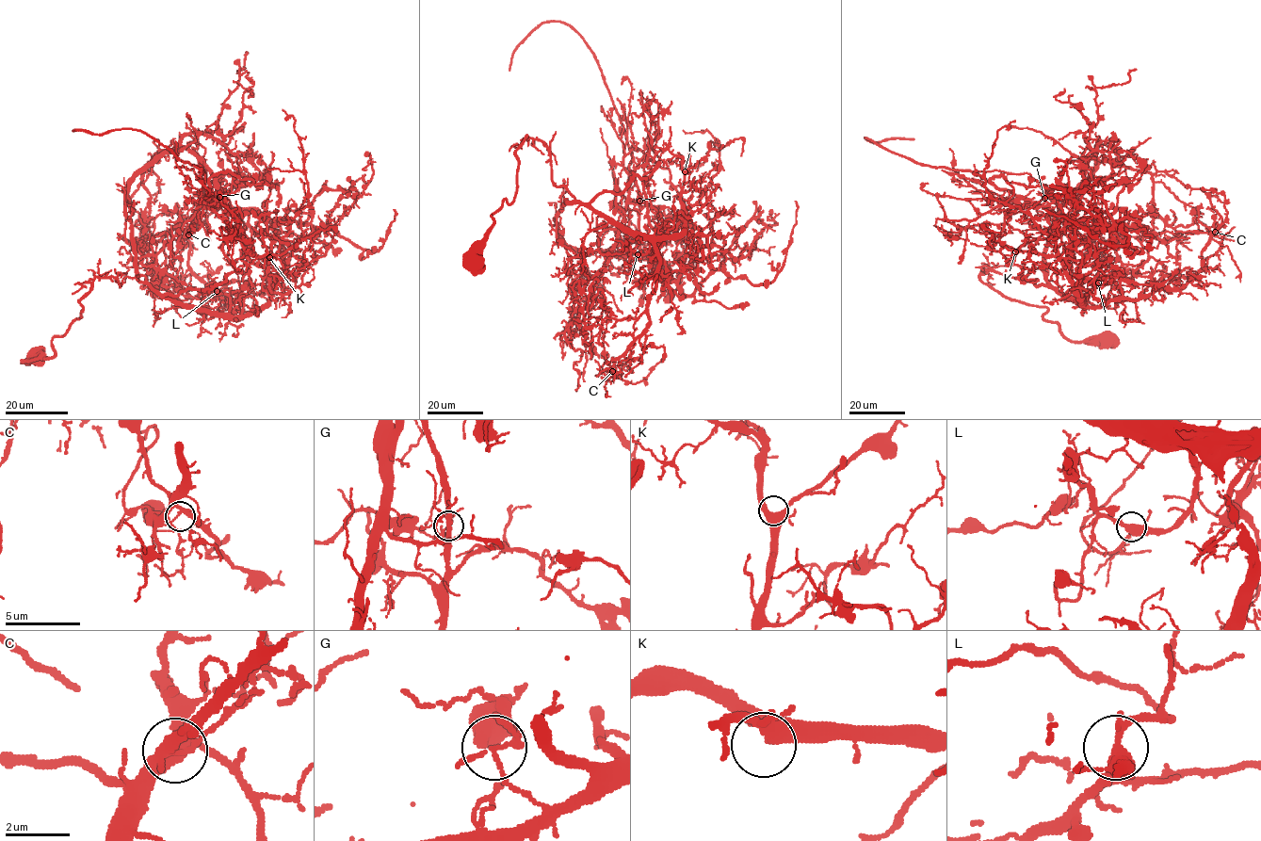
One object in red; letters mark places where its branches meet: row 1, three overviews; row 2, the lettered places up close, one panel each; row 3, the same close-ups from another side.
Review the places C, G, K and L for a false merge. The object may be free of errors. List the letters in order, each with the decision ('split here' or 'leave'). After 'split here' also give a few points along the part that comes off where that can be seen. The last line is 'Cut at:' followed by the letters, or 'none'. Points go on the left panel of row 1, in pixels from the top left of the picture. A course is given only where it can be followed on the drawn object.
C: leave
G: split here | (218, 197), (212, 193), (206, 201), (210, 186), (200, 167), (183, 162), (140, 131), (72, 131)
K: leave
L: leave
Cut at: G

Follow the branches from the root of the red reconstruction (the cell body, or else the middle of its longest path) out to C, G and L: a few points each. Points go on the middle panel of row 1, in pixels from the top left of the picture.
C: (476, 262), (514, 199), (517, 150), (541, 139), (552, 182), (659, 261), (649, 324), (612, 371)
G: (476, 262), (514, 199), (527, 137), (583, 203), (654, 169), (644, 191), (647, 163), (631, 174), (639, 201)
L: (476, 262), (491, 217), (514, 199), (516, 151), (527, 137), (548, 150), (554, 185), (649, 240), (638, 254)

